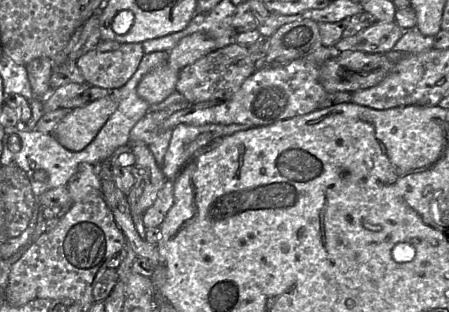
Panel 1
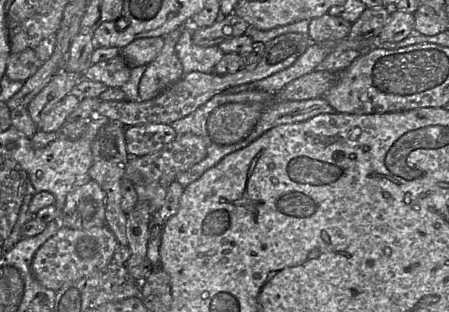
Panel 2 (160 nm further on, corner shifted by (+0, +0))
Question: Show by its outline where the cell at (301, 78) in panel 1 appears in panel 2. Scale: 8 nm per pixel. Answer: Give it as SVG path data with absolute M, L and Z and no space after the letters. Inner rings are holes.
M142 124L125 128L126 149L129 156L144 156L161 150L177 136L168 124Z

